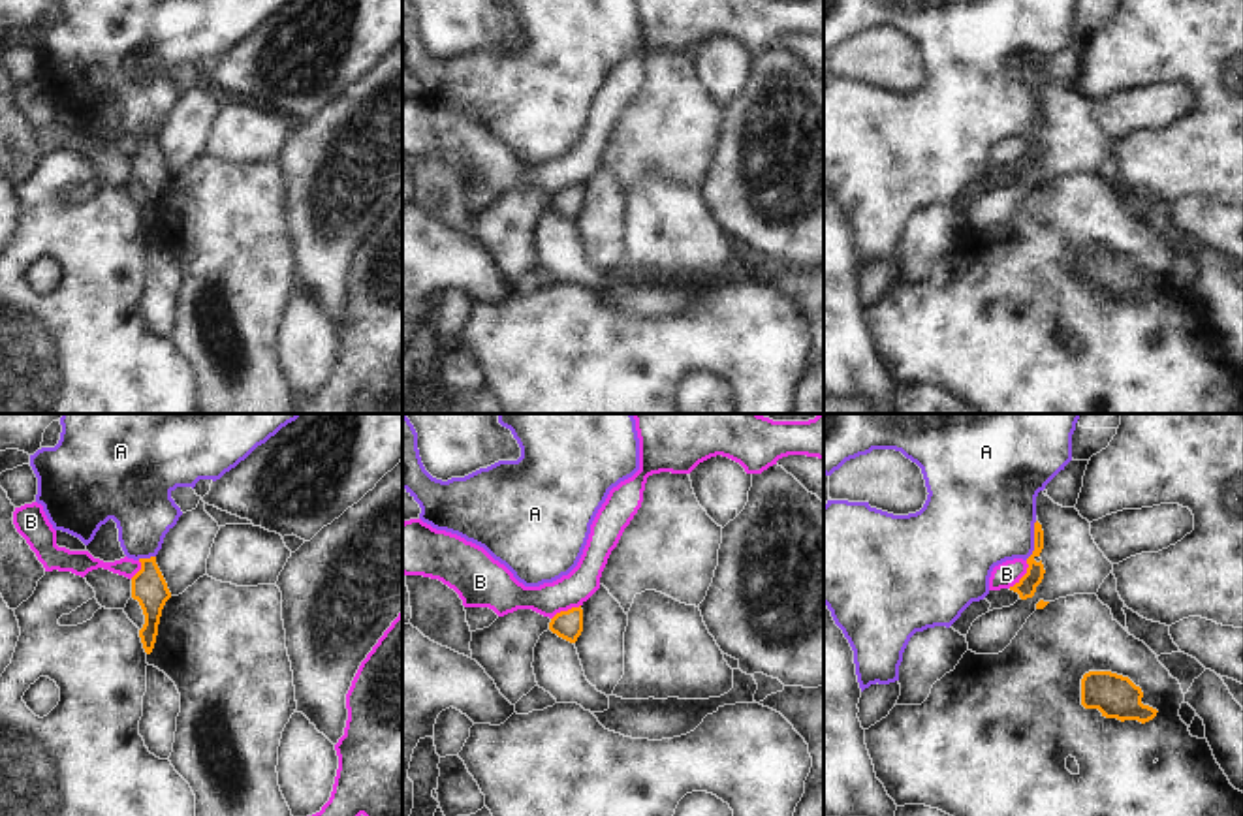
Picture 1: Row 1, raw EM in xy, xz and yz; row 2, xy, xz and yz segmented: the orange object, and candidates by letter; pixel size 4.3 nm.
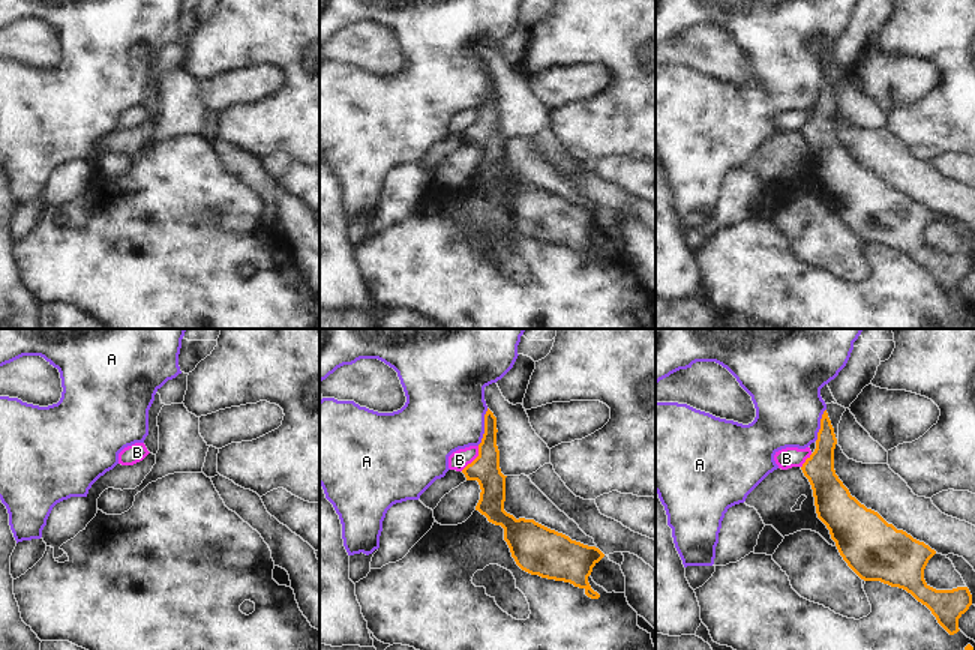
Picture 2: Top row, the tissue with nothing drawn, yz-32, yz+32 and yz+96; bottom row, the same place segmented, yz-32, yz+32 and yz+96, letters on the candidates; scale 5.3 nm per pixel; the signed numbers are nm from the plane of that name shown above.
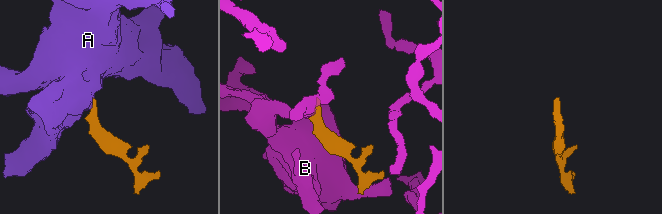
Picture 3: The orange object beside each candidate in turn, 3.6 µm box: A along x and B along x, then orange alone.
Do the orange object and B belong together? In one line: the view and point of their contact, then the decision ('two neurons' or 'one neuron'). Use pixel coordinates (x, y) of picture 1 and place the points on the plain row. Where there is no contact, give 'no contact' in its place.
meets orange in yz at (1023, 155); two neurons

